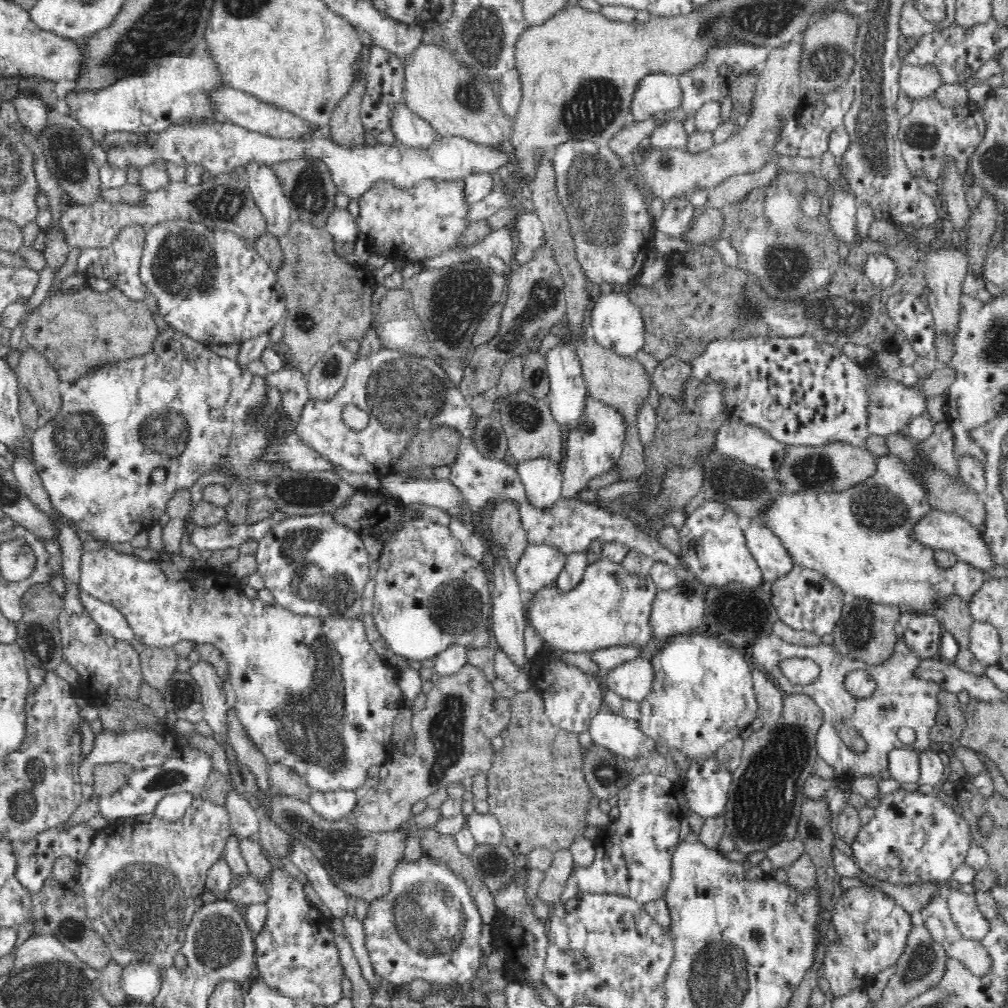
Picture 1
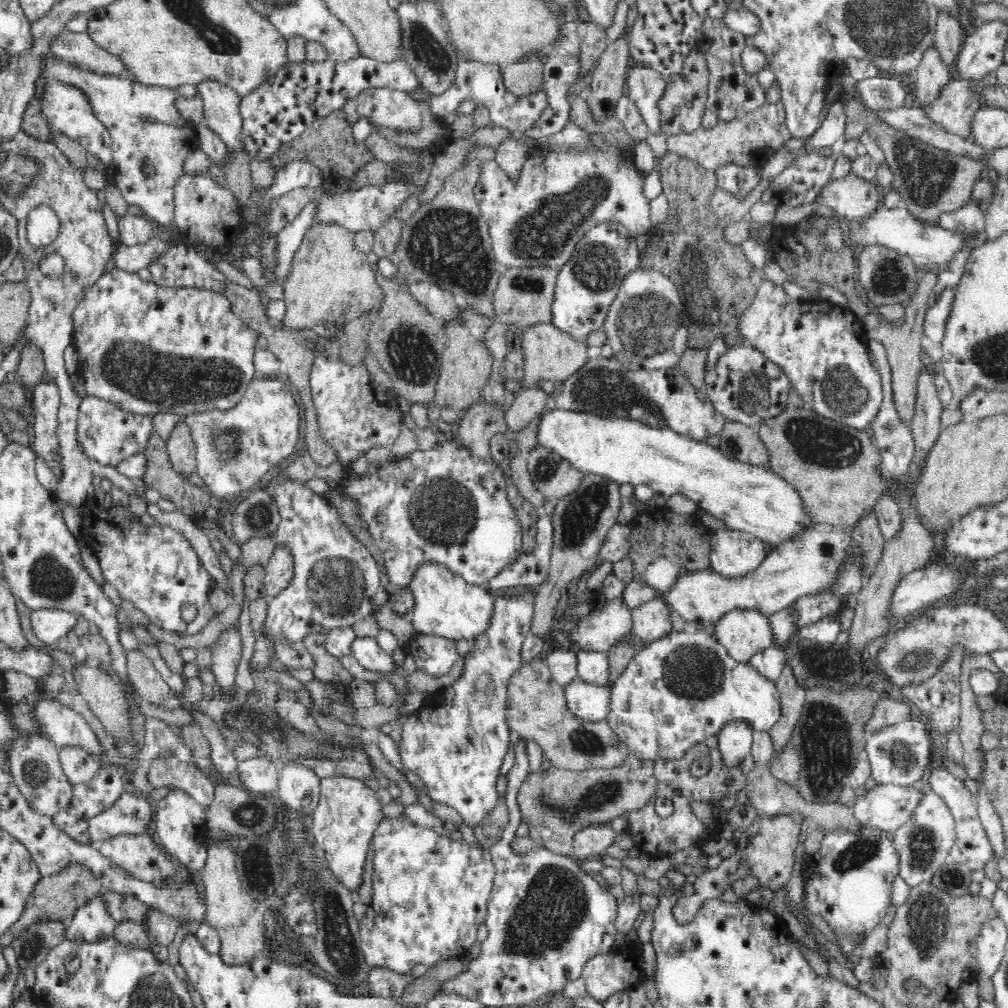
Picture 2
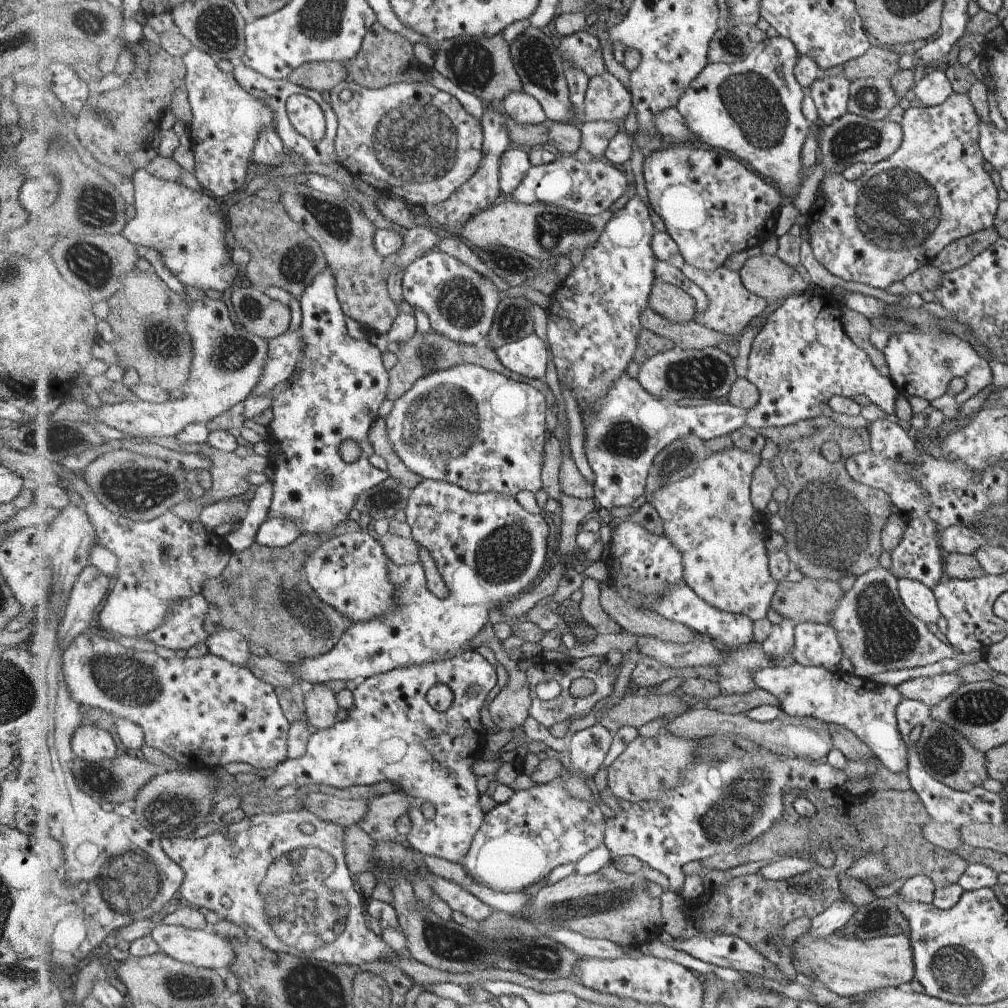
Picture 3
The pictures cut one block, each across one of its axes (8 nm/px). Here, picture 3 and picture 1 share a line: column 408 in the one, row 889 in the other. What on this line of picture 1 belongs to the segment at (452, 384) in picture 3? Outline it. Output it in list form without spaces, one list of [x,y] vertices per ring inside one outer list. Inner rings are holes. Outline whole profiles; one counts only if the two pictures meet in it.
[[[423,855],[415,862],[401,859],[391,883],[390,892],[370,903],[368,914],[362,920],[365,946],[377,978],[384,978],[397,987],[408,984],[415,978],[454,986],[459,986],[466,980],[473,981],[482,956],[479,945],[482,922],[481,914],[462,879],[452,874],[443,862]]]

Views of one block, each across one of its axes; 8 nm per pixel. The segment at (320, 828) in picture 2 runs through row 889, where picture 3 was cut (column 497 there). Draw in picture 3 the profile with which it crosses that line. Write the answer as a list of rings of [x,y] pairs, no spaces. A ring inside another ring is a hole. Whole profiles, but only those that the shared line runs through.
[[[535,333],[523,340],[505,344],[503,348],[498,348],[496,353],[501,362],[517,374],[537,380],[545,377],[549,362],[547,346]]]

